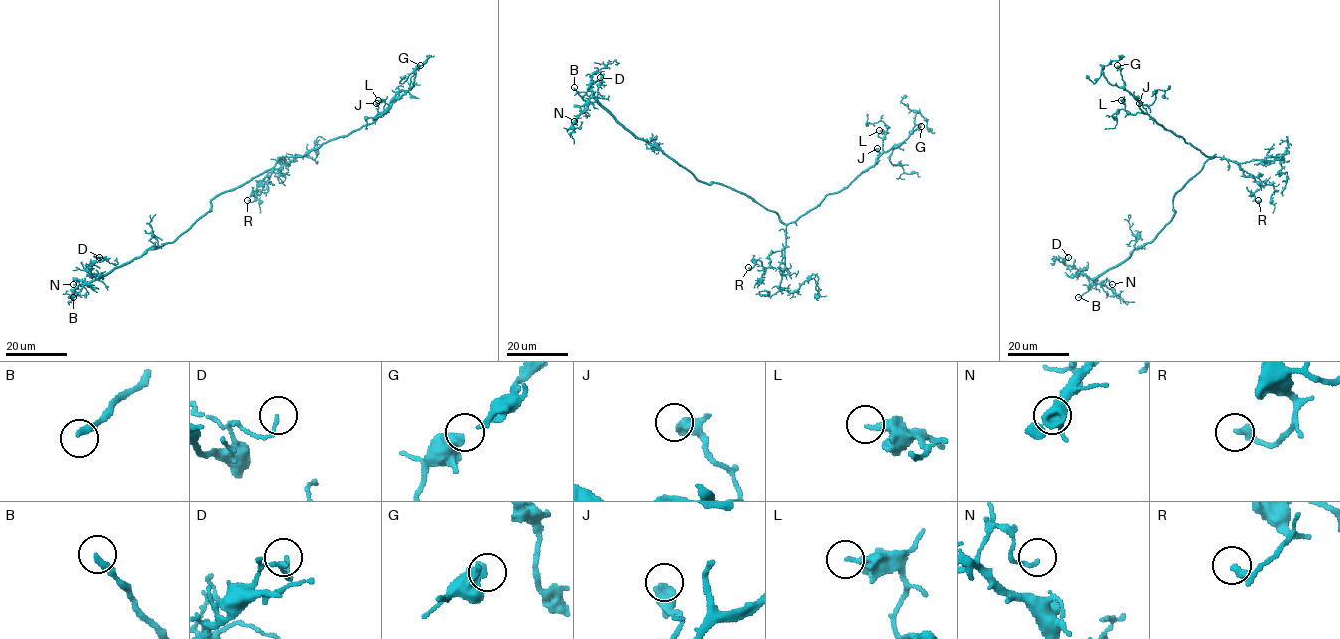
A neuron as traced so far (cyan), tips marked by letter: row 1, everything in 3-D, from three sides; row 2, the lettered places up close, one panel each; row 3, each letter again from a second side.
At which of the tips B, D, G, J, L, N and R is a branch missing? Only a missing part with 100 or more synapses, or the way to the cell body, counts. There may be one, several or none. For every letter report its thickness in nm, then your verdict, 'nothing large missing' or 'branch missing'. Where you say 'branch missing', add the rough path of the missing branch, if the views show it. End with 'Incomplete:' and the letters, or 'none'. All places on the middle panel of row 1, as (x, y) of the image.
B: calibre 260 nm; branch missing; course (574, 87), (553, 73), (529, 64)
D: calibre 120 nm; nothing large missing
G: calibre 550 nm; nothing large missing
J: calibre 360 nm; nothing large missing
L: calibre 280 nm; nothing large missing
N: calibre 150 nm; nothing large missing
R: calibre 320 nm; nothing large missing
Incomplete: B

